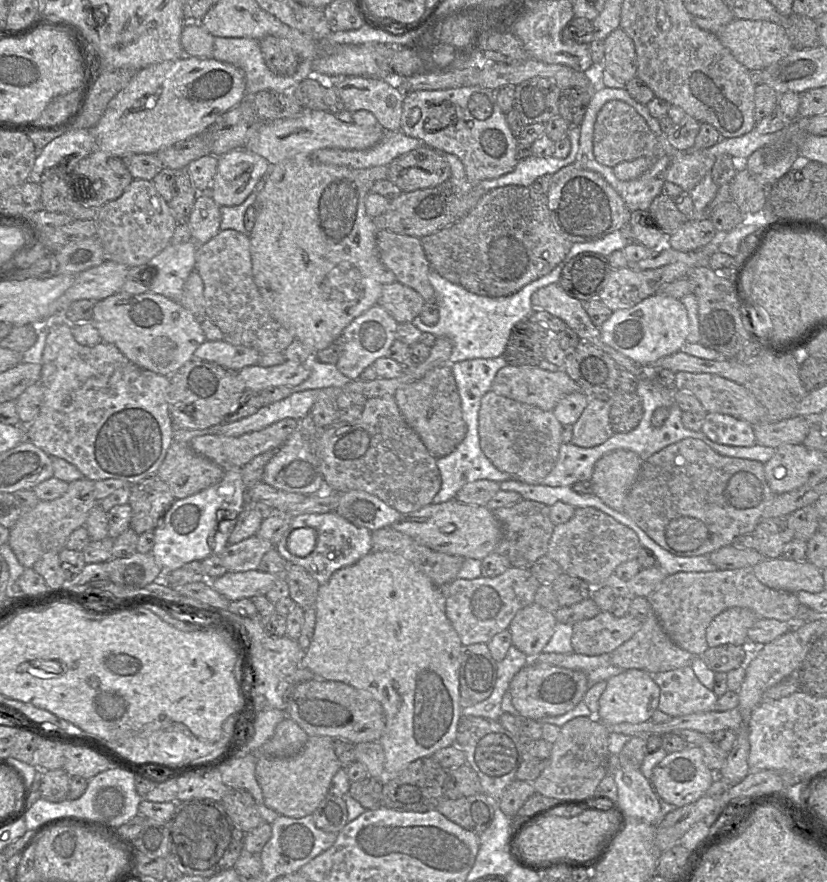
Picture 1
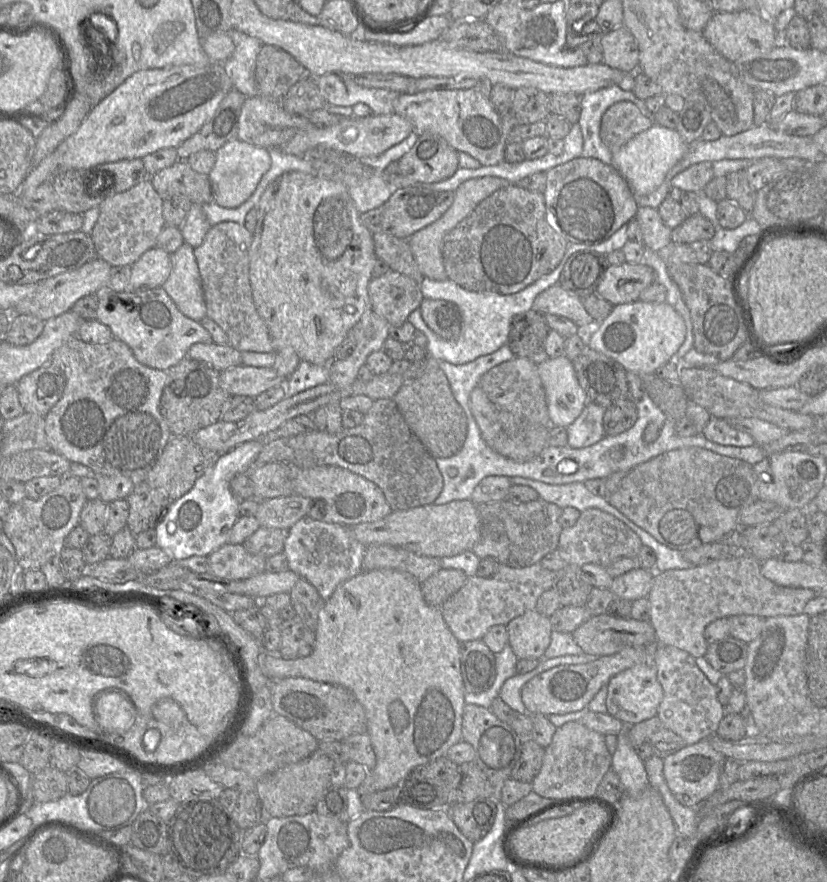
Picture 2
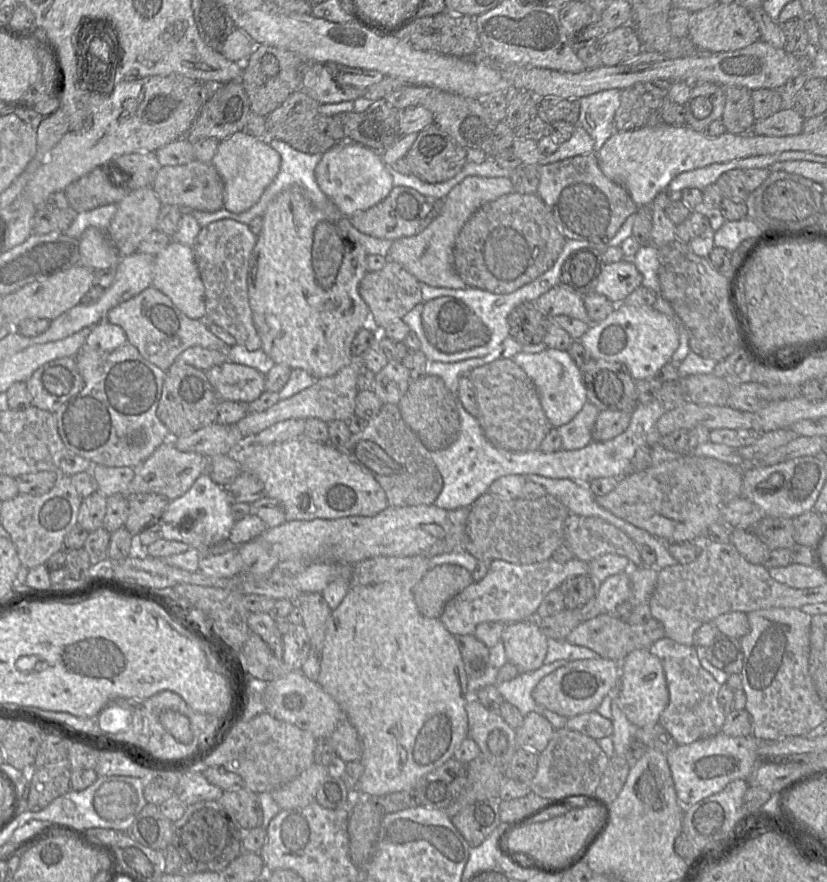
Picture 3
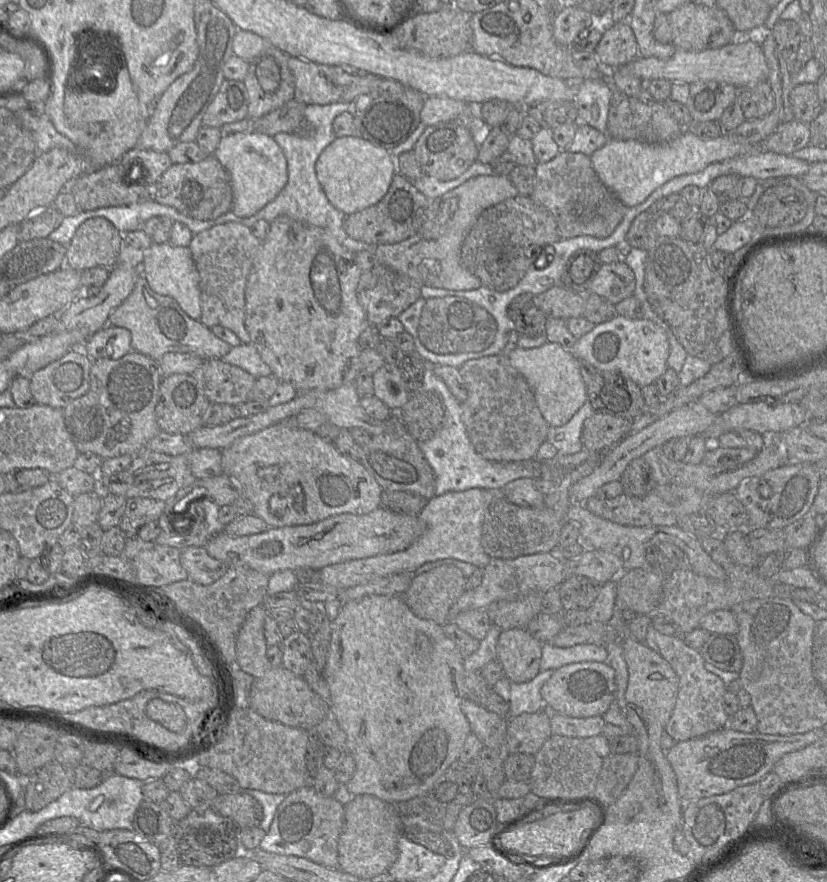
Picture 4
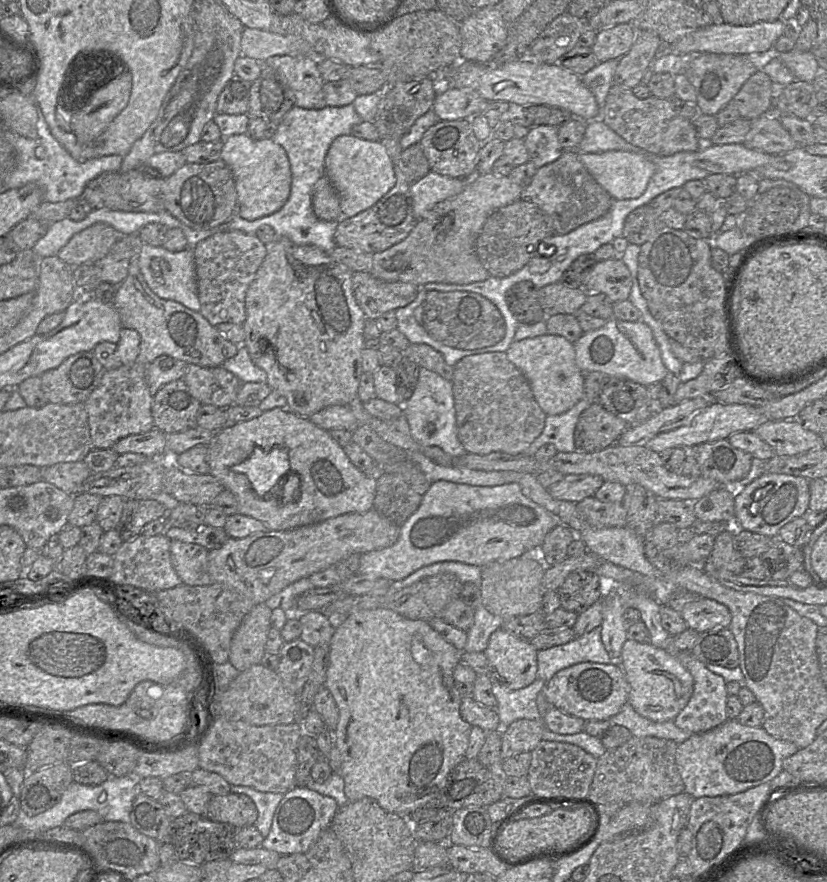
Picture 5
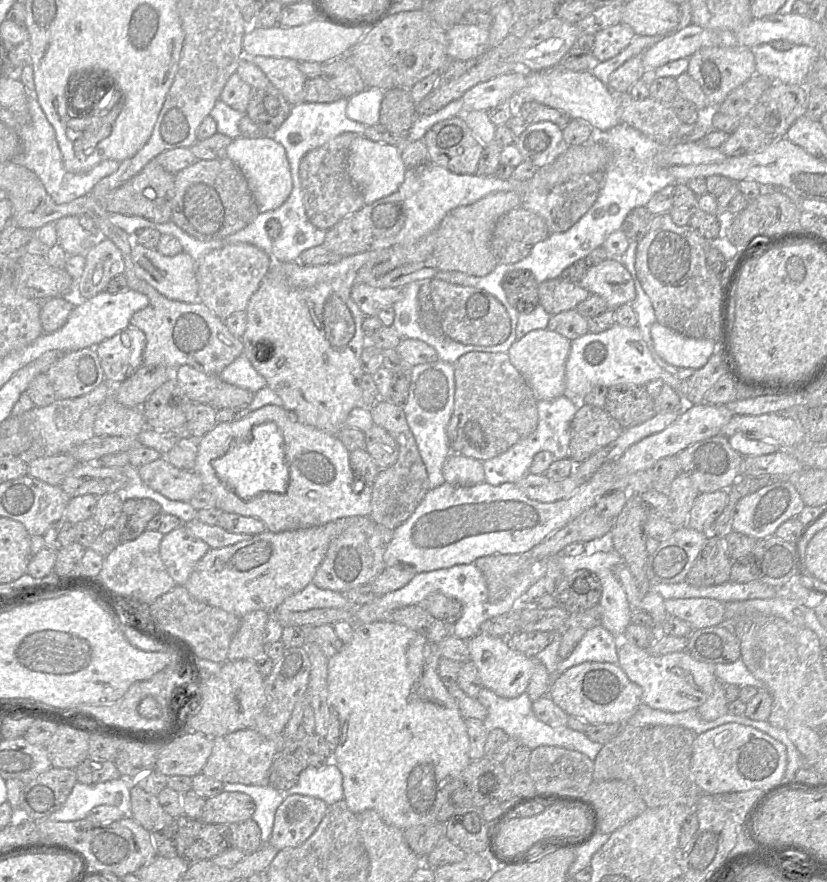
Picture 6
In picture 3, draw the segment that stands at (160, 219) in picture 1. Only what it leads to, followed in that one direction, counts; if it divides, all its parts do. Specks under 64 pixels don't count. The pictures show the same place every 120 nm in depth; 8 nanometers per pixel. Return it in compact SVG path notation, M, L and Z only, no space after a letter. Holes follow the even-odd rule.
M152 187L131 190L123 200L116 204L117 210L106 231L106 235L121 258L137 252L139 244L156 229L162 206Z

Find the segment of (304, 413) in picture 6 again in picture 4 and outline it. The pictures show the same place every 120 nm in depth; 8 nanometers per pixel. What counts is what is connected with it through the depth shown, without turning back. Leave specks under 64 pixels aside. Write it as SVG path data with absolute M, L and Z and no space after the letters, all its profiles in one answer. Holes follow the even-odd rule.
M279 216L270 224L266 238L261 242L245 287L245 327L250 335L250 343L258 351L261 359L271 368L279 381L292 384L298 392L318 389L331 390L347 383L354 383L361 368L358 338L370 324L364 308L357 297L357 285L362 270L355 262L355 253L341 245L329 231L313 225L304 224L288 216Z

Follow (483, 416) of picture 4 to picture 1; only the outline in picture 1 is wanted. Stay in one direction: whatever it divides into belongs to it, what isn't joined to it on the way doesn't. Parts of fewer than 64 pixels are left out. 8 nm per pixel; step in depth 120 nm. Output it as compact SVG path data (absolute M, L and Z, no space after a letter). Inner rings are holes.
M508 364L497 372L492 383L492 391L501 396L548 411L552 411L564 396L576 392L583 393L582 388L563 369L549 371L539 366L513 366Z

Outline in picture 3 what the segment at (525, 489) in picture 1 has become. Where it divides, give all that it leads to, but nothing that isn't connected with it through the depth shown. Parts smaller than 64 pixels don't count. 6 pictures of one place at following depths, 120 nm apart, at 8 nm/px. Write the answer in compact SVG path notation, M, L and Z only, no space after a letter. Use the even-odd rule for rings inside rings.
M534 474L526 475L525 478L527 481L543 486L546 494L555 497L570 513L576 514L581 518L598 517L618 529L625 525L624 520L599 506L596 502L596 497L587 485L574 480L546 478Z

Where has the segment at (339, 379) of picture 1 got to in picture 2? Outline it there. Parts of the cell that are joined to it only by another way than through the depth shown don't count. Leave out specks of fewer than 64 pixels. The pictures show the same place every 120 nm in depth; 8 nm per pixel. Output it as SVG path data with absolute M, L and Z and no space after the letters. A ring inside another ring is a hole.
M301 360L295 371L280 386L284 388L285 397L290 397L328 381L328 365L316 365L306 360Z

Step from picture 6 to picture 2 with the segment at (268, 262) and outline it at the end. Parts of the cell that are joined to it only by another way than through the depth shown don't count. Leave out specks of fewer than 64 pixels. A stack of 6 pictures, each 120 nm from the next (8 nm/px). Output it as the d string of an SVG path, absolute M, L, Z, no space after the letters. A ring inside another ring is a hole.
M235 222L211 226L203 243L194 249L198 264L206 317L213 320L227 335L229 345L239 352L275 352L268 327L255 307L249 279L249 251L253 235Z

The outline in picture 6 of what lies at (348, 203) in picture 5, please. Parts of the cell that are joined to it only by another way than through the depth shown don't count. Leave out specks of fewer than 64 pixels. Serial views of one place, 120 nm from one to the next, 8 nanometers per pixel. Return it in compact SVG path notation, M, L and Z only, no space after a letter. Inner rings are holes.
M356 136L347 154L347 171L351 181L363 196L366 205L396 192L405 179L407 171L401 158L401 149L386 143L377 143Z

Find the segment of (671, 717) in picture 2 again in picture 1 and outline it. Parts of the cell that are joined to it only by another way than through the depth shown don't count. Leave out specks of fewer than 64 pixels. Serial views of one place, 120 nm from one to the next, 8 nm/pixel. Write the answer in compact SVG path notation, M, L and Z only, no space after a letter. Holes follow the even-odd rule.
M691 665L651 675L660 689L660 711L679 717L714 710L718 697L698 680Z

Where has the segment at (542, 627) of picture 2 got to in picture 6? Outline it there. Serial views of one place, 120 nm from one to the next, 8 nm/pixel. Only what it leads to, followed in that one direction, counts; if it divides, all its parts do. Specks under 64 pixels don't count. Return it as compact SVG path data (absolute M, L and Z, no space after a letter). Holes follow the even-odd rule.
M478 633L466 642L470 653L469 661L475 665L484 688L506 699L517 698L526 692L533 673L533 658L513 650L507 638Z

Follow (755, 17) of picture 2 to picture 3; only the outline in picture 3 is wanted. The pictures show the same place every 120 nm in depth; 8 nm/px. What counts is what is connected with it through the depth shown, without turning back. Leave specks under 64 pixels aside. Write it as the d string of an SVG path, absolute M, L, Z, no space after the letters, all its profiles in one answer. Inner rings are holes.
M718 3L692 13L688 37L699 50L711 52L736 51L760 39L758 27L750 11L737 3Z

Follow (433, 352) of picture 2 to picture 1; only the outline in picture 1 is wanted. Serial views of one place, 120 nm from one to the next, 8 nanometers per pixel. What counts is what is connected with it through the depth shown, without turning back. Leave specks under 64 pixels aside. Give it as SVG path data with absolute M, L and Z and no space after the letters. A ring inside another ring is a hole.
M614 231L603 239L595 242L574 243L564 260L560 262L551 273L529 283L520 291L510 296L498 298L481 296L469 292L465 288L451 283L441 277L436 271L430 269L428 279L436 294L435 303L438 306L439 320L435 325L426 325L421 321L420 317L417 316L413 319L412 323L421 332L431 333L436 338L442 336L448 337L452 341L453 349L448 360L449 364L475 358L488 359L502 356L514 325L529 318L535 309L531 301L533 293L549 284L558 283L564 266L573 257L581 252L588 251L609 256L612 252L623 250L624 248L625 242L620 231Z

